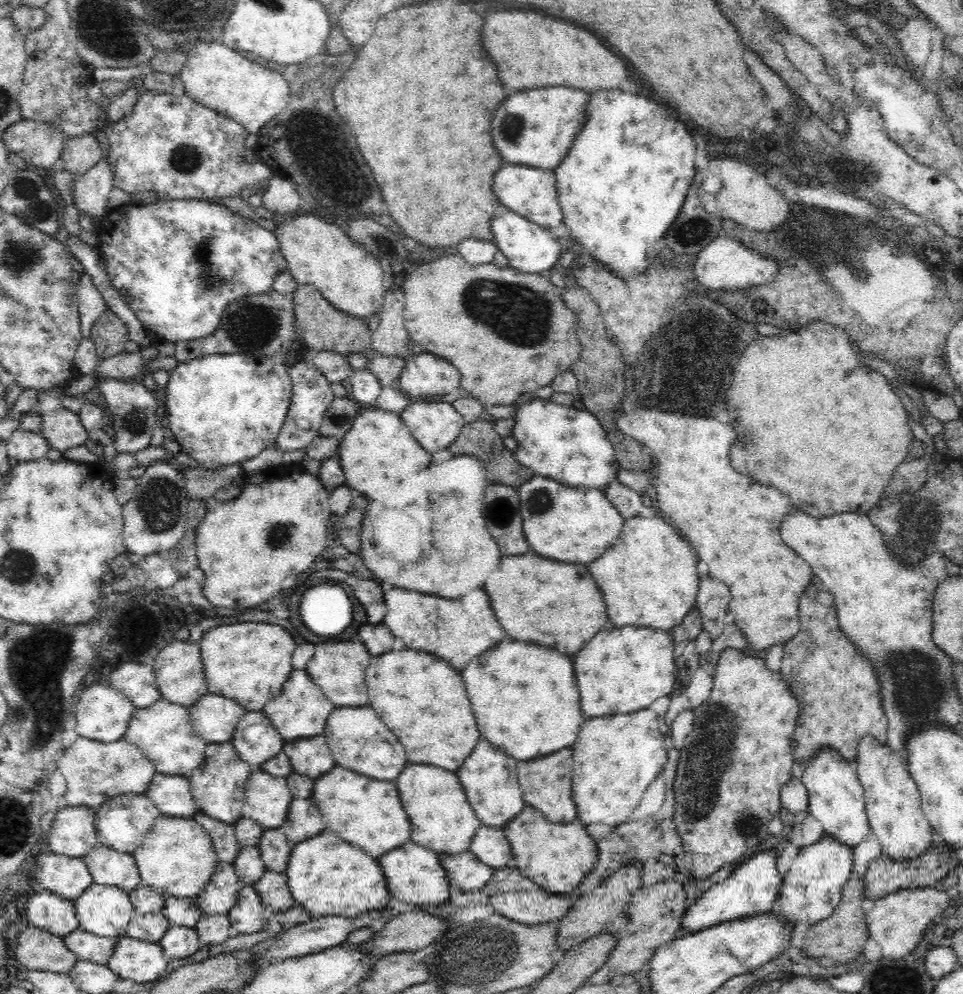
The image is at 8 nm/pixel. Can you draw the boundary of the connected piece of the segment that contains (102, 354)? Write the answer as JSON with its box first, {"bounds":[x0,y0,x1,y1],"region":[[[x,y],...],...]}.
{"bounds":[90,308,129,360],"region":[[[108,308],[95,321],[90,339],[96,343],[98,356],[102,360],[120,354],[124,350],[124,344],[129,340],[128,337],[128,329],[124,322]]]}

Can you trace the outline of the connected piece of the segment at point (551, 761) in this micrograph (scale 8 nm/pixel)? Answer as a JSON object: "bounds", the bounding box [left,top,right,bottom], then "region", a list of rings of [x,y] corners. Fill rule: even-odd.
{"bounds":[518,748,578,823],"region":[[[572,748],[548,754],[544,758],[518,762],[518,780],[527,805],[538,809],[548,821],[553,823],[570,823],[578,819],[578,811],[572,800]]]}

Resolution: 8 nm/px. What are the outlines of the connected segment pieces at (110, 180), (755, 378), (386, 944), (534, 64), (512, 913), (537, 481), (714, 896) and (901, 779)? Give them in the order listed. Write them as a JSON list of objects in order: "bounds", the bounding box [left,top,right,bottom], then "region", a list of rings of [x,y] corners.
[{"bounds":[72,157,114,218],"region":[[[102,157],[92,168],[76,178],[72,199],[78,207],[78,214],[101,218],[108,212],[108,196],[114,187],[114,171],[108,159]]]},{"bounds":[726,322,914,518],"region":[[[810,322],[800,332],[784,332],[782,336],[768,336],[768,338],[758,338],[754,342],[750,342],[734,368],[734,378],[732,378],[732,384],[730,384],[726,396],[728,396],[728,414],[732,420],[732,426],[736,428],[736,434],[738,434],[736,442],[732,444],[732,450],[730,450],[732,468],[738,470],[740,474],[746,474],[746,476],[758,480],[760,484],[776,486],[782,494],[786,494],[790,498],[792,506],[800,508],[810,516],[824,518],[843,512],[866,515],[883,497],[882,494],[884,494],[888,482],[892,480],[892,475],[898,465],[909,459],[908,446],[914,436],[907,423],[906,408],[902,406],[898,394],[892,392],[886,378],[880,372],[876,372],[860,362],[854,348],[850,346],[848,334],[842,328],[836,328],[832,324]]]},{"bounds":[360,908,448,960],"region":[[[412,908],[410,912],[392,917],[371,940],[360,945],[360,949],[375,960],[393,952],[422,950],[448,933],[447,921]]]},{"bounds":[482,10,628,90],"region":[[[488,10],[482,28],[482,46],[498,68],[504,86],[524,90],[548,84],[564,84],[580,90],[620,88],[628,76],[626,64],[610,54],[590,32],[546,18],[538,12]]]},{"bounds":[486,888,573,925],"region":[[[540,888],[537,891],[508,891],[496,896],[491,896],[486,900],[494,907],[494,912],[504,915],[509,919],[533,925],[541,922],[559,921],[573,905],[573,895],[550,893]]]},{"bounds":[518,474,624,562],"region":[[[535,474],[518,487],[524,534],[534,552],[562,562],[592,562],[610,548],[624,524],[620,511],[598,488],[582,489]]]},{"bounds":[681,848,783,932],"region":[[[774,848],[758,851],[753,857],[742,861],[727,879],[713,884],[693,905],[687,907],[681,922],[684,931],[698,932],[721,922],[772,911],[773,904],[780,896],[783,882],[782,874],[777,868],[776,854],[778,851]]]},{"bounds":[857,735,934,860],"region":[[[870,735],[860,740],[857,752],[857,775],[865,791],[866,814],[882,845],[882,854],[894,860],[918,858],[932,844],[934,830],[921,809],[919,789],[907,769],[908,752],[894,752]]]}]

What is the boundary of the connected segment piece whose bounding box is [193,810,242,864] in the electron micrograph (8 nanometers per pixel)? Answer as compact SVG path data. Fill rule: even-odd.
M199 810L194 813L193 818L211 836L211 841L213 842L219 860L233 864L233 860L242 847L237 839L234 825L213 819Z

